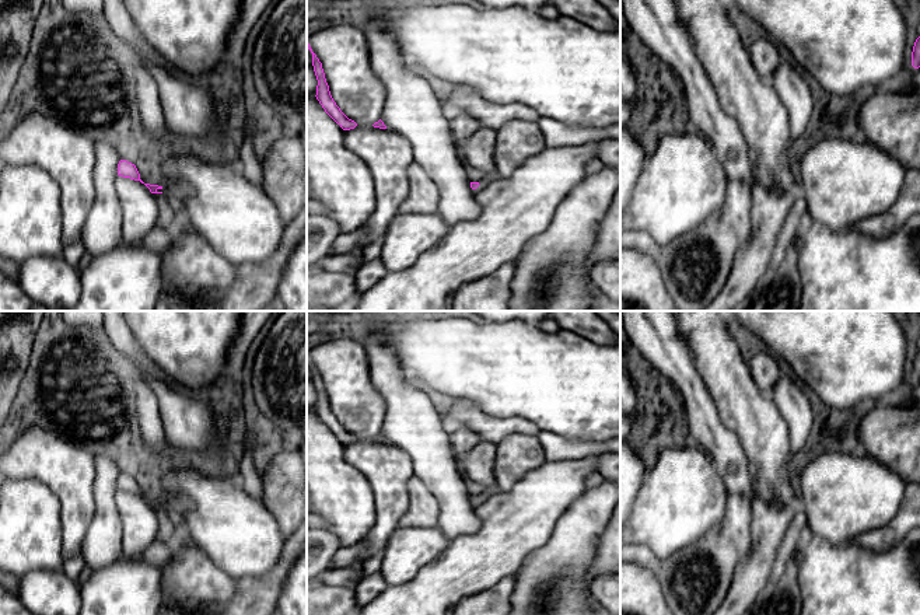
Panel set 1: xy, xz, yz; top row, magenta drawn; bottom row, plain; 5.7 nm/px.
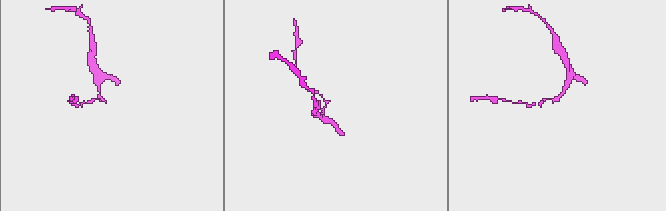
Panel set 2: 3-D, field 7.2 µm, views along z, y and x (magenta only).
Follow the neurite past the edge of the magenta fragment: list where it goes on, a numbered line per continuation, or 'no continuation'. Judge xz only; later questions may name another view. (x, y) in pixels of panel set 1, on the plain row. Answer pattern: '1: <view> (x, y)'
1: xz (488, 492)

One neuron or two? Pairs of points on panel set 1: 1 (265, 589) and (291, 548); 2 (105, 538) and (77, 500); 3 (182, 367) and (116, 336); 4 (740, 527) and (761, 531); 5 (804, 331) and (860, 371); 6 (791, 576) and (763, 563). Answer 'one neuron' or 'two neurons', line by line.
1: one neuron
2: two neurons
3: two neurons
4: two neurons
5: one neuron
6: two neurons

